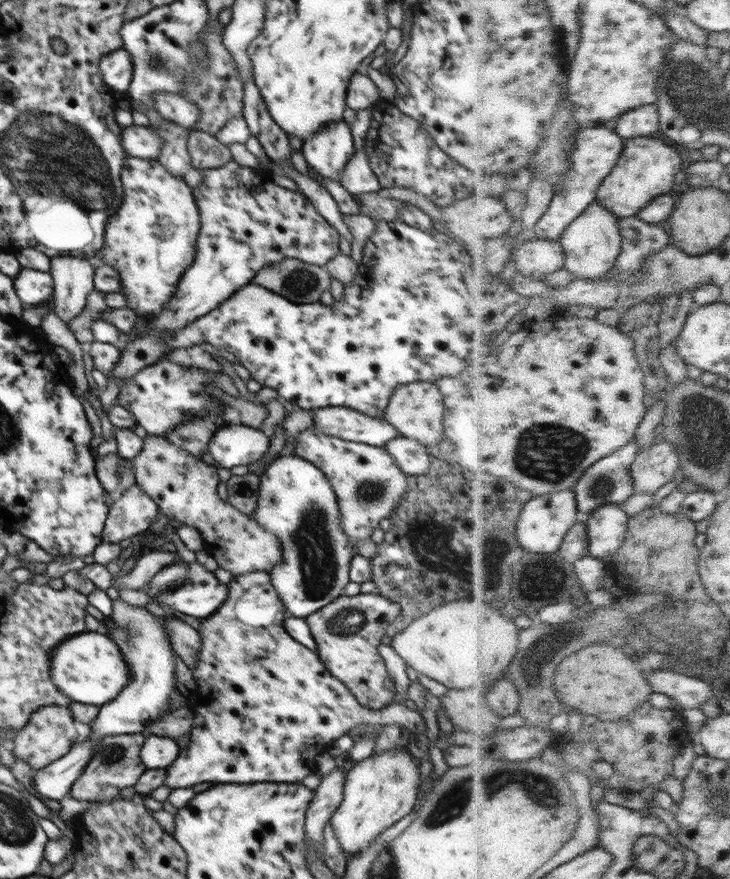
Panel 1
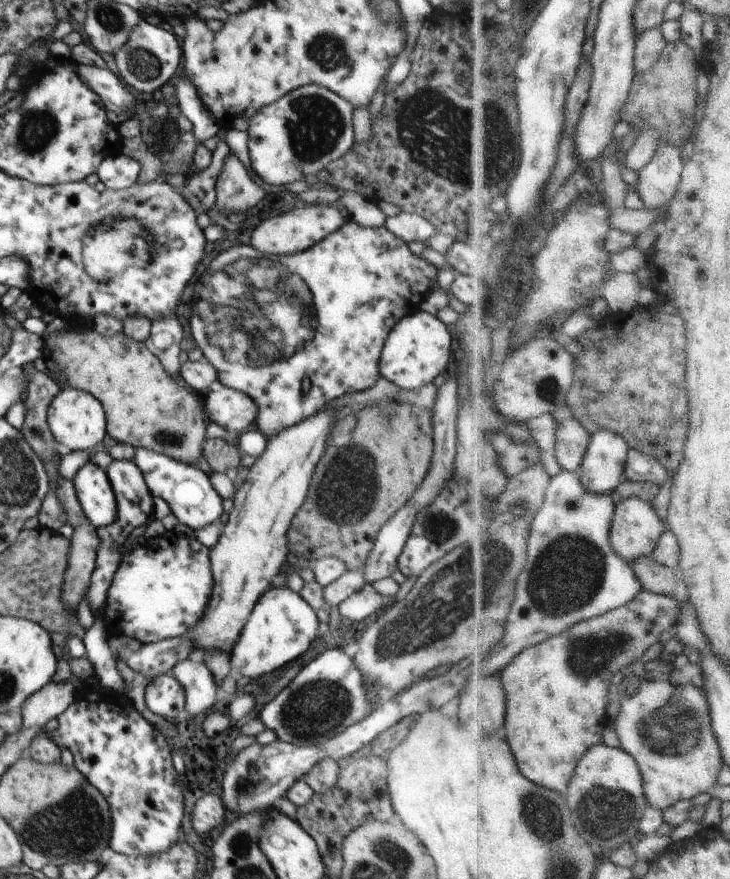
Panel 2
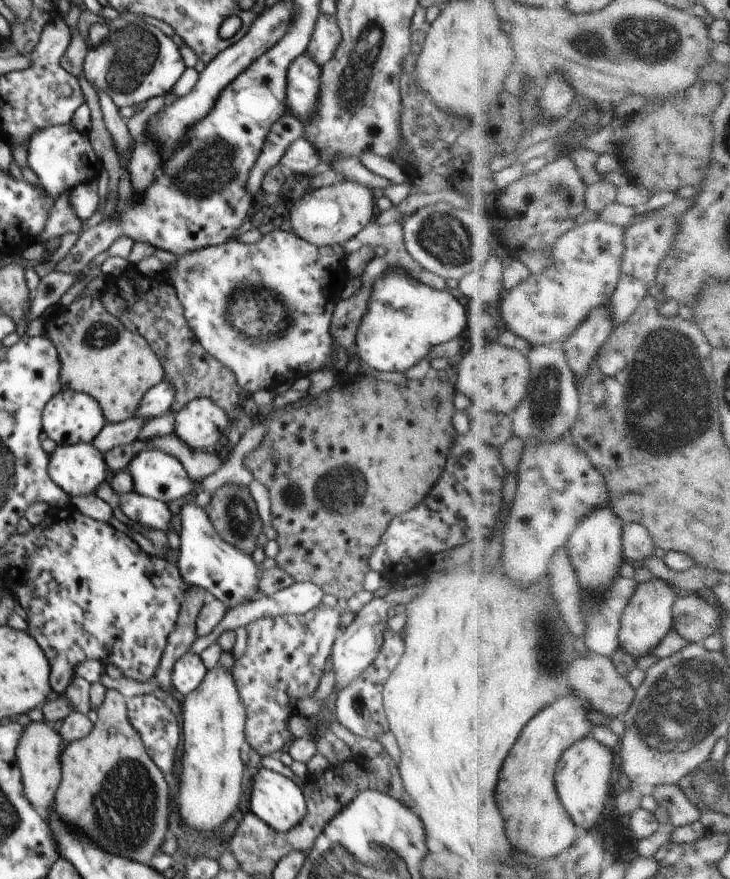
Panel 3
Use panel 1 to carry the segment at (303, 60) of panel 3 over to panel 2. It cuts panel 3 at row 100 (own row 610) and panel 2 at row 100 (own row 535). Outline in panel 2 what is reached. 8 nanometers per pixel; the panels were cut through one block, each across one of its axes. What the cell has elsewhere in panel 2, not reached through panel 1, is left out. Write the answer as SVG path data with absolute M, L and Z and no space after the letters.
M307 84L264 106L248 127L252 172L270 186L288 186L318 174L354 146L353 106L338 94L317 84Z

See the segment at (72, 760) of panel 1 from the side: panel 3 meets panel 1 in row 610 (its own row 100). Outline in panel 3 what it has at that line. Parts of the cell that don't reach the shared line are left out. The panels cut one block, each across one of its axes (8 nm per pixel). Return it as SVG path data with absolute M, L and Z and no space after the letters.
M120 18L110 21L96 24L88 37L88 52L83 62L86 80L108 94L118 108L143 105L149 98L171 92L187 68L172 37L150 22L130 23Z

